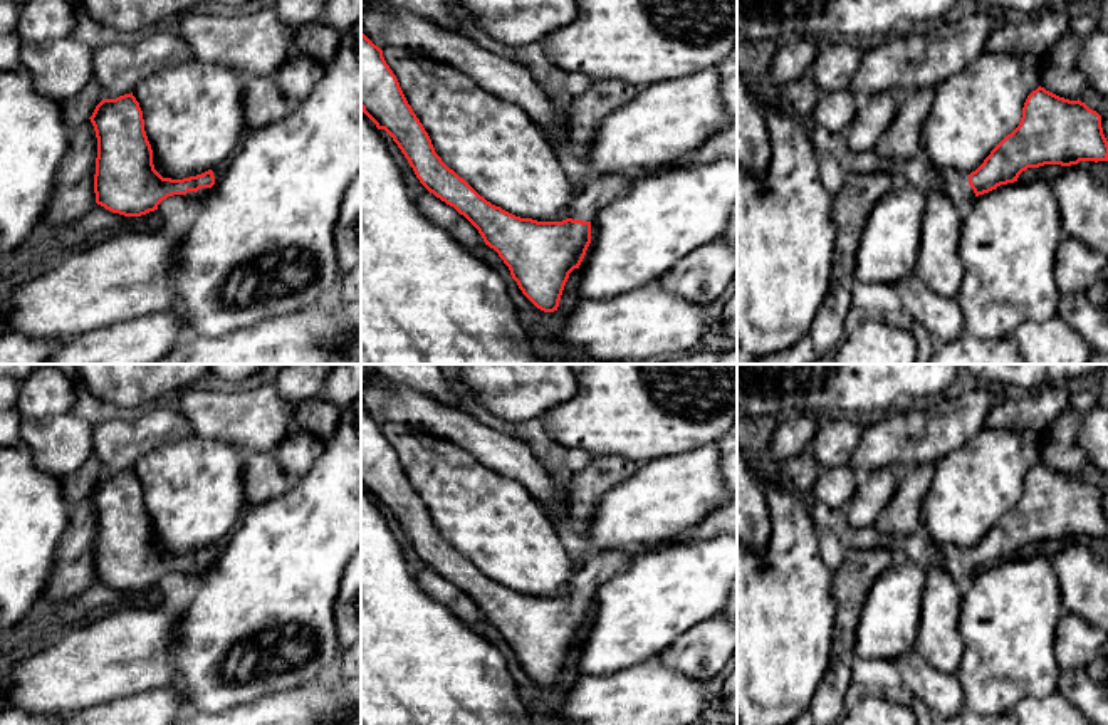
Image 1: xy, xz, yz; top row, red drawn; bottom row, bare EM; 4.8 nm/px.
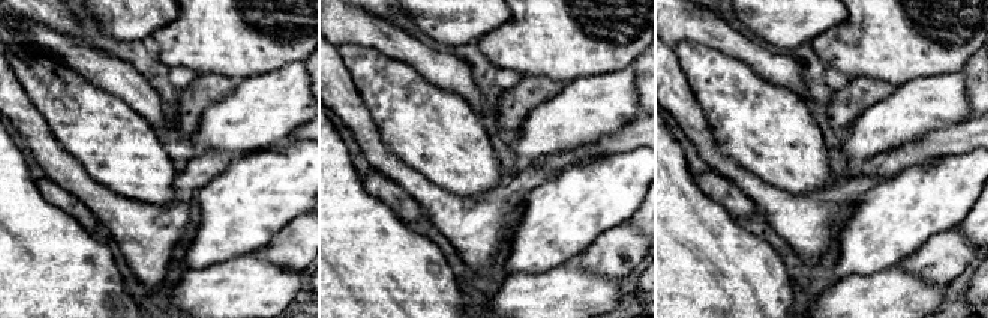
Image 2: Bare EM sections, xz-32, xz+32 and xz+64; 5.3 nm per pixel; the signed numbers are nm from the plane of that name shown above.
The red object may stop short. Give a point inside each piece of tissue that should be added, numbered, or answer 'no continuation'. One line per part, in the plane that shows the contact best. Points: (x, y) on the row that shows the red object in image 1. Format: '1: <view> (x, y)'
1: xz (601, 190)

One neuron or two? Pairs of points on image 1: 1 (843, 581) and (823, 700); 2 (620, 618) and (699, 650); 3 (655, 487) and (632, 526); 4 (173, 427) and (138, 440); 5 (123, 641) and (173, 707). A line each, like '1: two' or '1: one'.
1: one
2: two
3: one
4: one
5: two

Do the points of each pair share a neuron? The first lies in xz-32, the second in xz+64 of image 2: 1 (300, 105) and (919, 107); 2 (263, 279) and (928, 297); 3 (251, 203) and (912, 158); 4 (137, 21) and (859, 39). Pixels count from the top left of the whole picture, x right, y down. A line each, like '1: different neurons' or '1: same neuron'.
1: same neuron
2: same neuron
3: different neurons
4: different neurons

